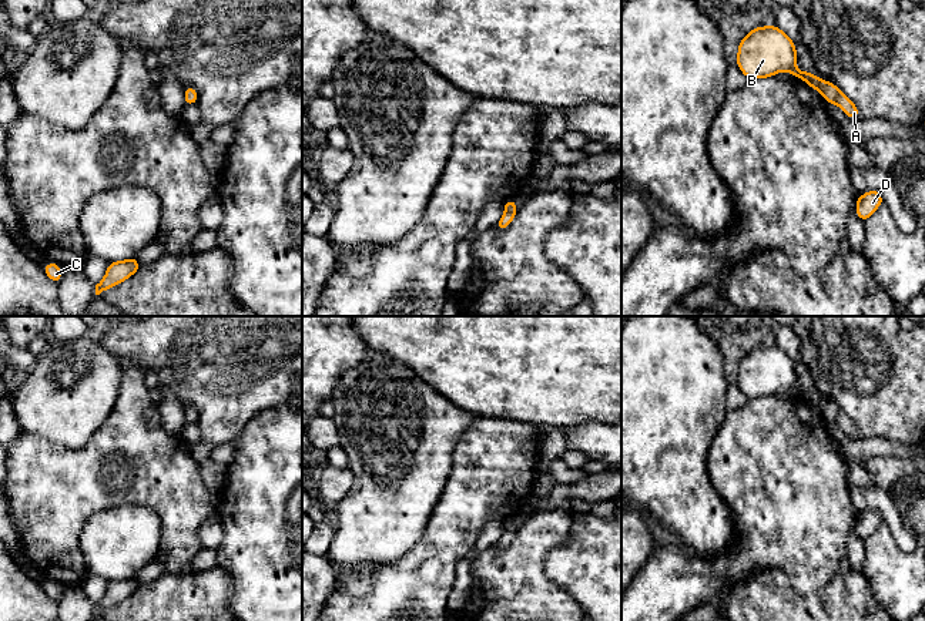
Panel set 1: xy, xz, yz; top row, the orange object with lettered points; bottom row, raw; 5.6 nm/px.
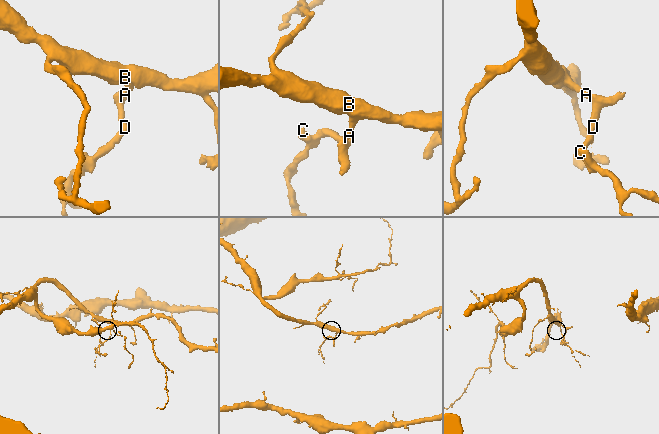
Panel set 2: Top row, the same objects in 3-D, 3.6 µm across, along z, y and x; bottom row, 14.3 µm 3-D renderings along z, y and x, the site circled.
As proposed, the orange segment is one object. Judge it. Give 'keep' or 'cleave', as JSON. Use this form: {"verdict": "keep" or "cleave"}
{"verdict": "keep"}

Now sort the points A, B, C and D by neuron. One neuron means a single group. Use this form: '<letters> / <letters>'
A B C D

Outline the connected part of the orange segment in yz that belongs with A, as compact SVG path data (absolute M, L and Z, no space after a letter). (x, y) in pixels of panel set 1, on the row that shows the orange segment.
M777 26L754 27L744 36L738 44L735 63L748 80L788 71L820 91L828 104L837 104L847 117L859 117L858 107L834 83L797 68L795 43Z

